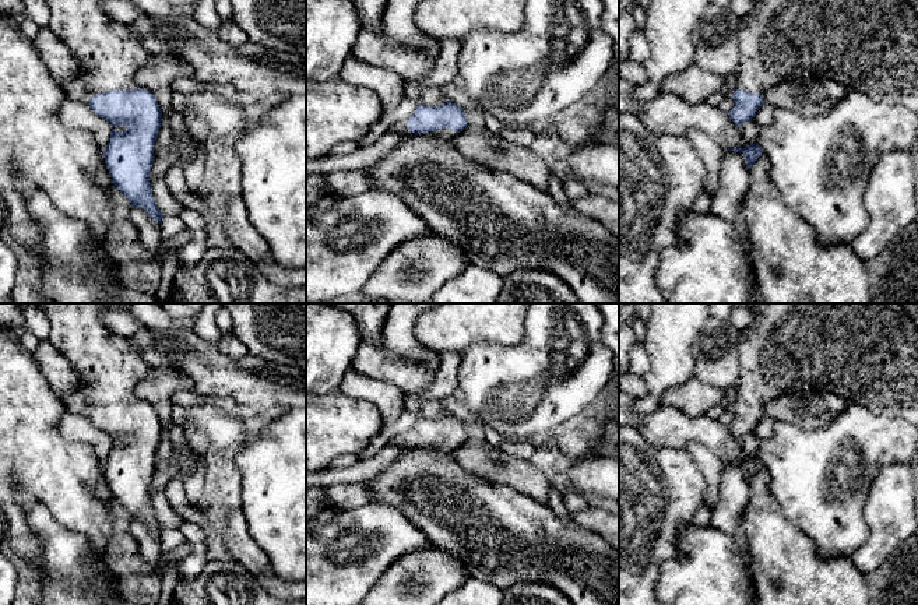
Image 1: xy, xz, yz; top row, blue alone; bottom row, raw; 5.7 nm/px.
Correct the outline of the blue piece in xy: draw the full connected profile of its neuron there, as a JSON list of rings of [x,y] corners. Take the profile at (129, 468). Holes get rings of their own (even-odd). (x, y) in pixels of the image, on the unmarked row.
[[[35,303],[48,317],[48,341],[56,347],[74,369],[82,394],[94,409],[91,422],[112,439],[112,447],[103,462],[105,478],[113,500],[119,502],[131,520],[144,523],[154,534],[162,535],[150,496],[155,474],[154,458],[161,440],[162,425],[152,405],[138,401],[136,386],[151,370],[141,352],[127,337],[109,330],[99,319],[108,303]]]

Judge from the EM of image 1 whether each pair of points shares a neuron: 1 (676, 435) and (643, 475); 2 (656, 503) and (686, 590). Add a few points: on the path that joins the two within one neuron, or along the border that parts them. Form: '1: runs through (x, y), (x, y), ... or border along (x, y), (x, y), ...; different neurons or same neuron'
1: border along (637, 431), (656, 446), (682, 449); different neurons
2: border along (679, 527), (679, 554), (662, 565), (657, 587); different neurons

